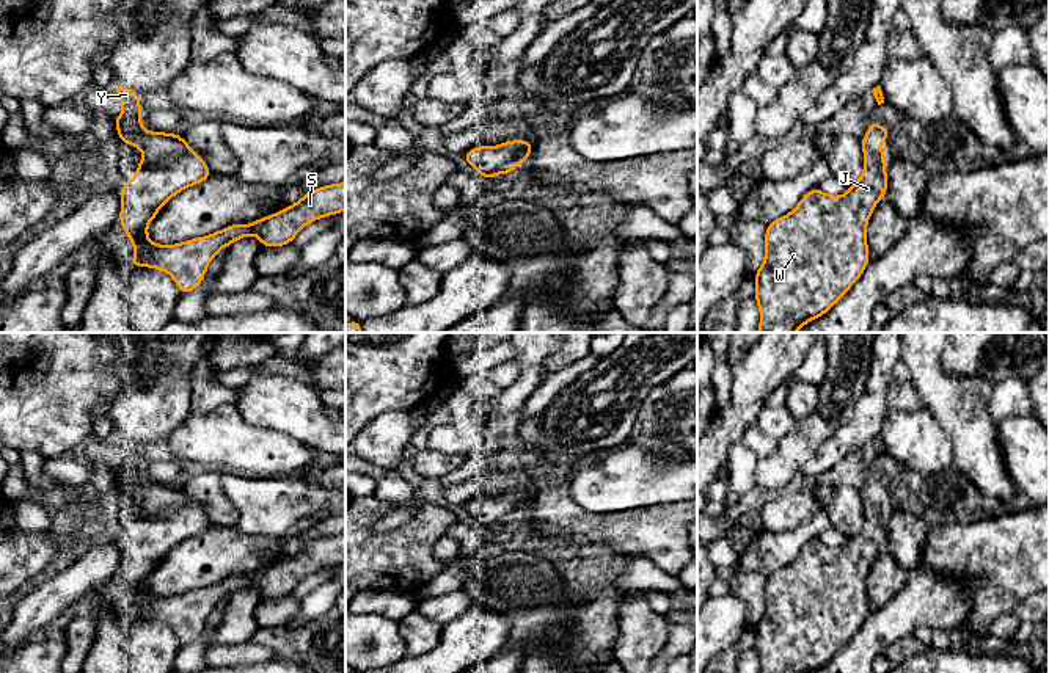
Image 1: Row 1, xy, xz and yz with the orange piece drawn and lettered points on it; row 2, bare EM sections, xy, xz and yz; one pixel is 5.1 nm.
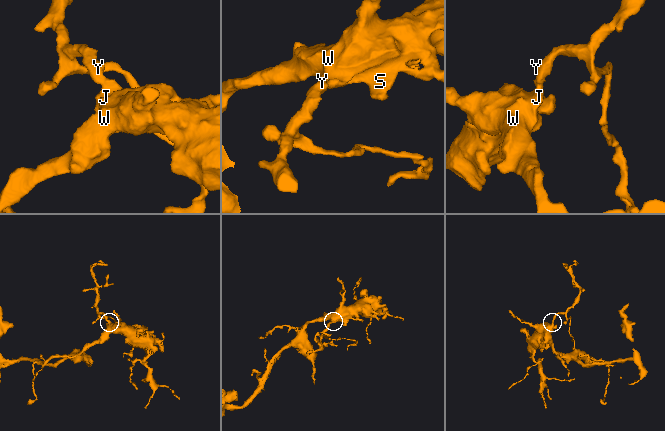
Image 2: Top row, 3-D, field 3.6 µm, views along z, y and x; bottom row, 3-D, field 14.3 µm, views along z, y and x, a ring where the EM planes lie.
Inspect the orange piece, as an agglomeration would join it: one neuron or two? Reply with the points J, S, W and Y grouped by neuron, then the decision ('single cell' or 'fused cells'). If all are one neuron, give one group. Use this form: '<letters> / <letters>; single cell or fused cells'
J S W Y; single cell

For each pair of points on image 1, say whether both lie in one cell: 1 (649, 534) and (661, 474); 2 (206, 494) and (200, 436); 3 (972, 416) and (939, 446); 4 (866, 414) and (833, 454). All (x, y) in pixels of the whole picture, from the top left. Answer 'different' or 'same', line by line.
1: different
2: different
3: different
4: same

